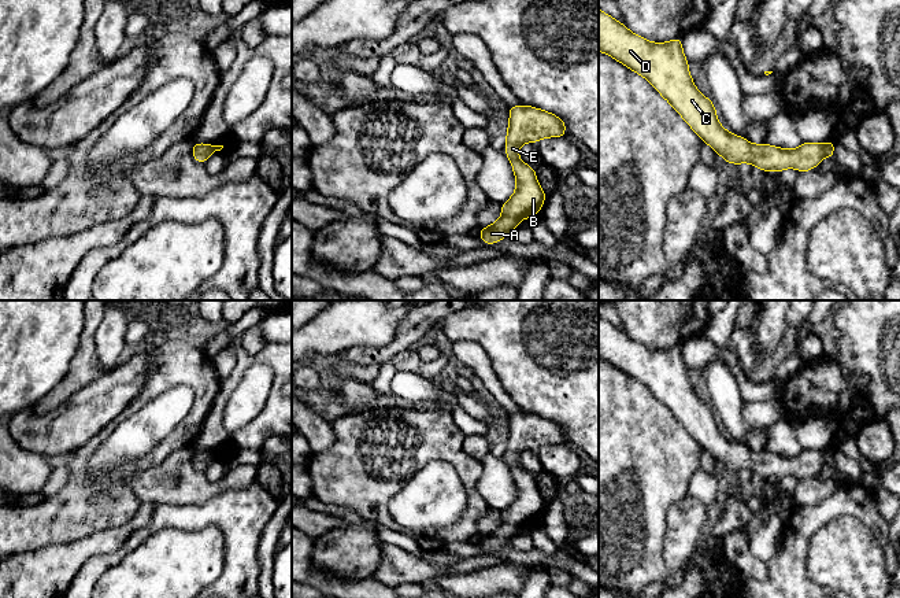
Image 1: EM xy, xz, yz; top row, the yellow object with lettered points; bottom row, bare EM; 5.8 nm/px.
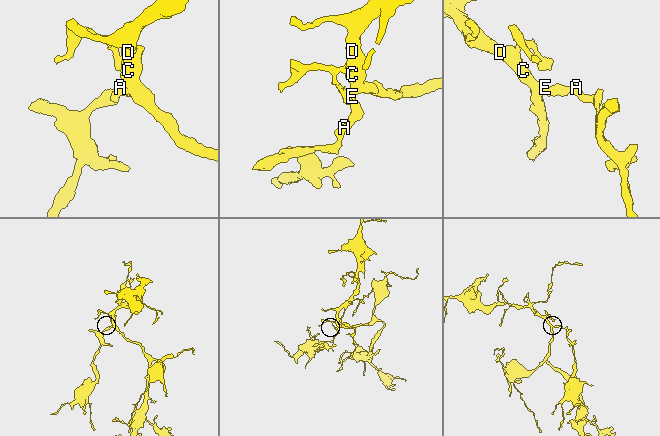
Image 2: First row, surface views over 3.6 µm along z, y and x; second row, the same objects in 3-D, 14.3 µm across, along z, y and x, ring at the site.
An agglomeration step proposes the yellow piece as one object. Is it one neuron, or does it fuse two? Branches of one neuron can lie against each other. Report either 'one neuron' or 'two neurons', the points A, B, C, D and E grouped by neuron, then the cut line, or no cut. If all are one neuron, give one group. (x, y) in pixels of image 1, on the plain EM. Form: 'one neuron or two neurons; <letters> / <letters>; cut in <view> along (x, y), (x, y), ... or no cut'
one neuron; A B C D E; no cut

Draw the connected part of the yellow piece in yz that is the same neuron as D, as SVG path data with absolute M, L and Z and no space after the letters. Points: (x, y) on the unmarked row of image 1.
M599 315L599 358L647 385L693 439L727 470L742 469L762 479L793 475L808 479L825 464L834 466L834 447L805 450L795 457L770 451L751 451L745 444L723 436L712 407L703 403L689 380L681 343L668 350L651 350L632 340L623 331Z

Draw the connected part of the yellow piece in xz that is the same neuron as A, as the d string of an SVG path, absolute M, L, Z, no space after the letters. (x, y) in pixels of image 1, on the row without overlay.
M510 413L508 420L510 429L504 459L511 469L516 495L515 501L500 512L503 523L478 539L488 554L505 546L519 534L521 527L537 523L547 505L537 488L536 476L518 465L519 454L523 450L537 450L547 444L564 444L567 442L566 429L552 420L532 413Z

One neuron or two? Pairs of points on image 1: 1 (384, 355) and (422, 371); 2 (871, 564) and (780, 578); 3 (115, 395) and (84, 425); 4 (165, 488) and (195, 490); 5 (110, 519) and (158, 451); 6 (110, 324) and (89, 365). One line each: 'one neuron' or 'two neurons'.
1: two neurons
2: two neurons
3: one neuron
4: one neuron
5: one neuron
6: two neurons

